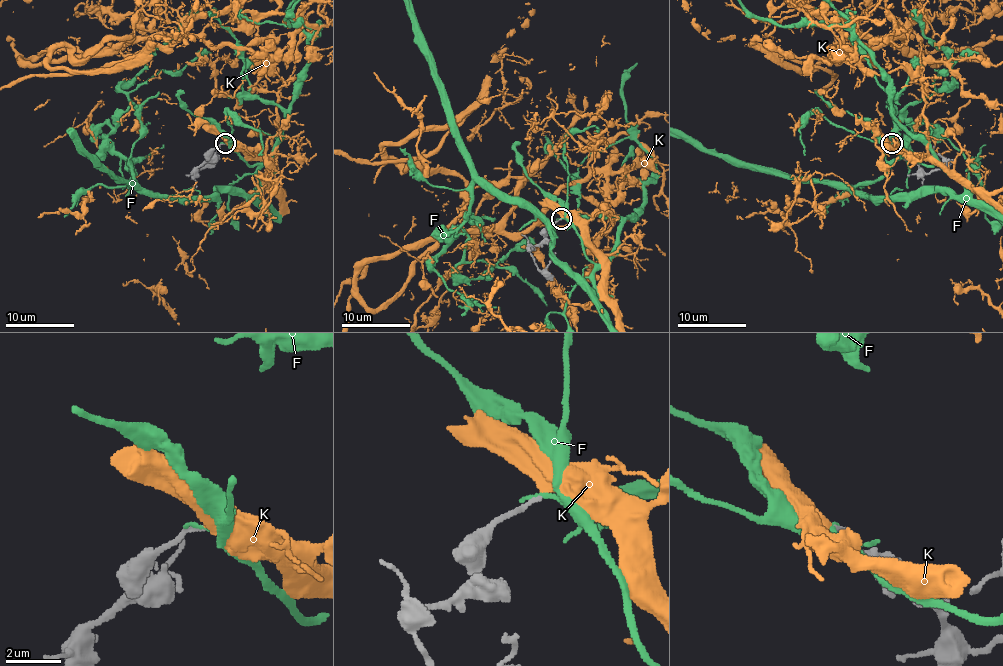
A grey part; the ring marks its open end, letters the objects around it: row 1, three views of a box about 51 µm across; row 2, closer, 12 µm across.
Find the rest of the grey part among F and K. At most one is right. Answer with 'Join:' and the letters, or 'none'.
Join: K

